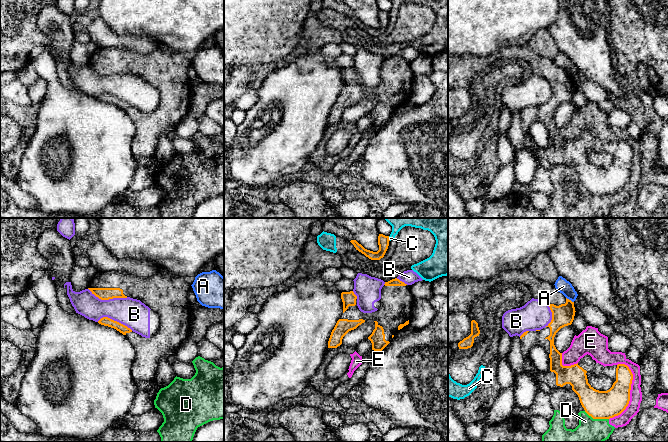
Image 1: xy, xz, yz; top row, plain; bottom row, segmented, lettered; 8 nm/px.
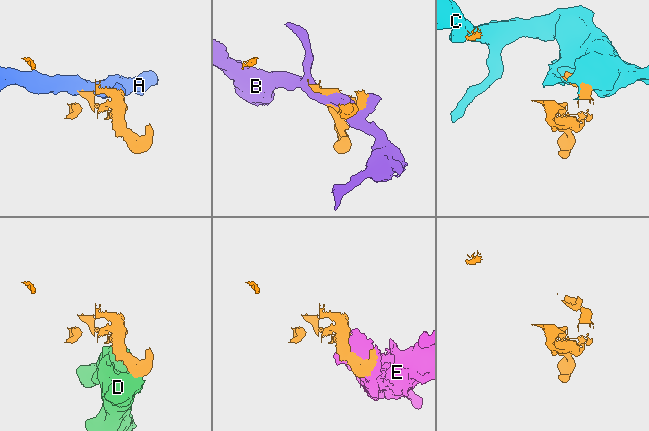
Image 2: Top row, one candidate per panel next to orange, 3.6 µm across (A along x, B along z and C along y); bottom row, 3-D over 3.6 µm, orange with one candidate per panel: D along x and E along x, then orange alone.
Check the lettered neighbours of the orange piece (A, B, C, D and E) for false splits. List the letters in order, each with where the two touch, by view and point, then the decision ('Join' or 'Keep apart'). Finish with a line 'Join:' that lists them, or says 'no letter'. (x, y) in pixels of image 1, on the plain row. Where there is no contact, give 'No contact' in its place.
A: Touches orange at yz (570, 76). Keep apart
B: Touches orange at xy (108, 75). Keep apart
C: Touches orange at xz (388, 14). Keep apart
D: Touches orange at yz (596, 194). Keep apart
E: Touches orange at yz (629, 170). Keep apart
Join: no letter

